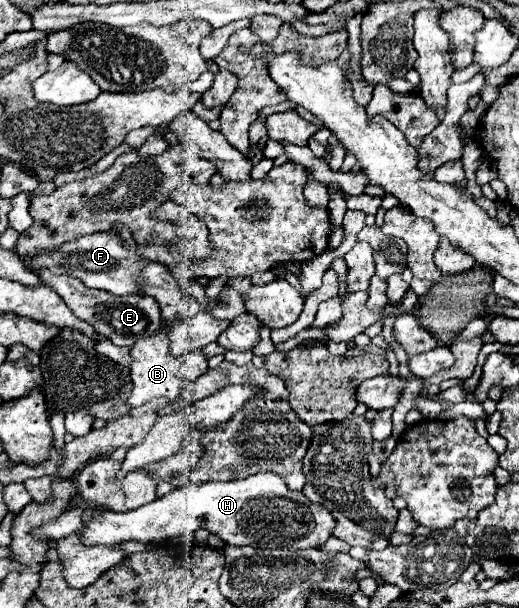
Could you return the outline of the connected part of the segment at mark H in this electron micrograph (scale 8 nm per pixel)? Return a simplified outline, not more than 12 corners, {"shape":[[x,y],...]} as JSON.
{"shape":[[266,472],[186,484],[124,514],[88,508],[90,546],[204,528],[232,546],[322,546],[324,506]]}

